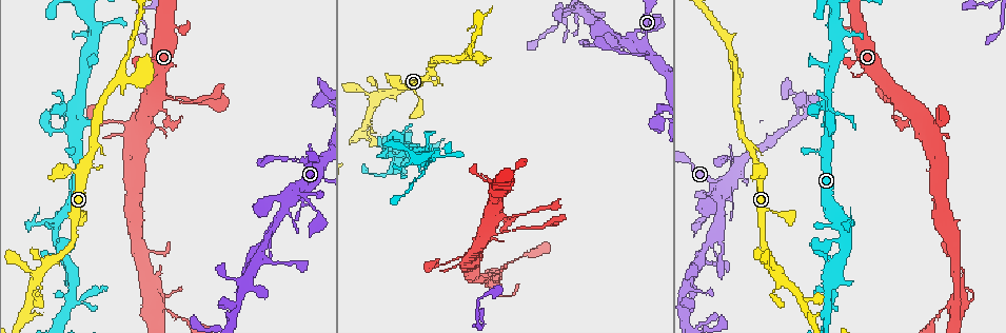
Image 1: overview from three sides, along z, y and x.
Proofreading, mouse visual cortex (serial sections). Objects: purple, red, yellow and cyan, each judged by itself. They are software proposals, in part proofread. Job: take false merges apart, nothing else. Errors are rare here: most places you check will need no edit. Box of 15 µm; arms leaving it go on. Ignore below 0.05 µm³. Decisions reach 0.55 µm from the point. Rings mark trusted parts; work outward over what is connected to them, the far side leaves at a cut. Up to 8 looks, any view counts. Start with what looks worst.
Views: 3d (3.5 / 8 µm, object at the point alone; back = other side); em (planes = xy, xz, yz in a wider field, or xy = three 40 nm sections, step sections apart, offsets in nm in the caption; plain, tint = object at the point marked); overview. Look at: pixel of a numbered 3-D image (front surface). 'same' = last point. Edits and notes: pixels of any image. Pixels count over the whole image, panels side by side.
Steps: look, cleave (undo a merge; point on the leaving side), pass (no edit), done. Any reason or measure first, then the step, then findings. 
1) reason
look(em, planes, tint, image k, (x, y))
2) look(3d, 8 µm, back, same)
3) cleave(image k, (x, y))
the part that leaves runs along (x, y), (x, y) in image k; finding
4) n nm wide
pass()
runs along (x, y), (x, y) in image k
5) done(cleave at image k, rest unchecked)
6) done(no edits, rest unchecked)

three arms meet
look(3d, 3.5 µm, image 1, (412, 88))

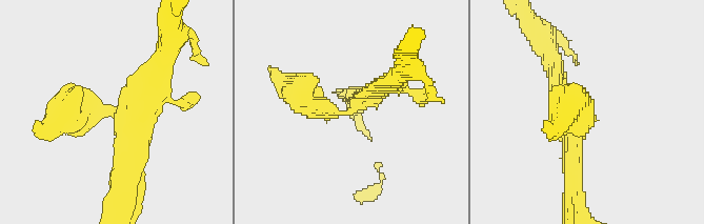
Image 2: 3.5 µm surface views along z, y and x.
3 arms; arms of 300, 300, 350 nm
look(em, xy, step 3, tint, image 2, (345, 112))

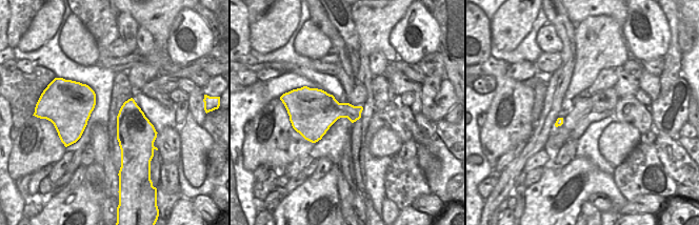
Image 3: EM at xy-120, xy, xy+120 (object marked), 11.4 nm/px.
pass()
runs along (127, 164), (121, 113), (49, 125) in image 2; continuous, no second cell

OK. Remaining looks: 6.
thin neck
look(3d, 8 µm, image 1, (732, 168))

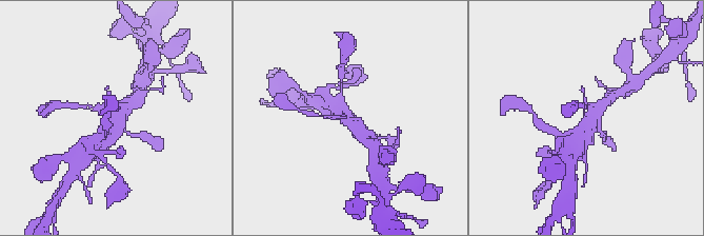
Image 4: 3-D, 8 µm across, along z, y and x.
closer look
look(3d, 3.5 µm, image 4, (343, 119))

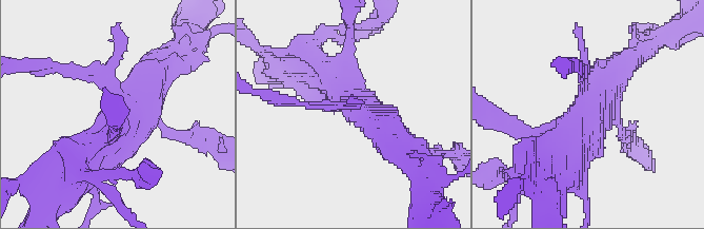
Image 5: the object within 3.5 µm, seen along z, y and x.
look(em, planes, tint, image 5, (582, 94))

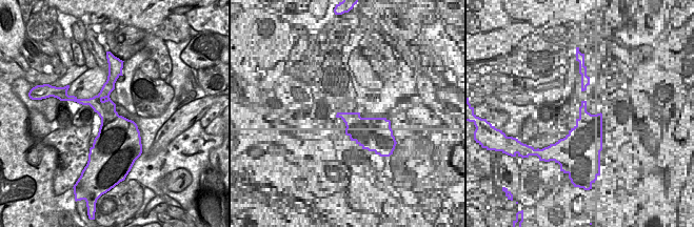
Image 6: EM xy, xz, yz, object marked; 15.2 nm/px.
pass()
runs along (532, 130), (570, 133), (627, 61) in image 5; one cell here

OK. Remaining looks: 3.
sharp bend
look(3d, 3.5 µm, image 1, (35, 294))

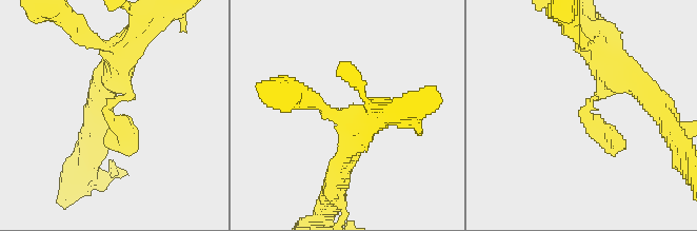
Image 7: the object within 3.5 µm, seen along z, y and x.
need the tissue
look(em, xy, step 2, tint, image 7, (110, 108))

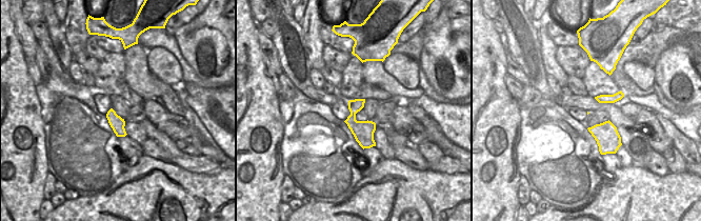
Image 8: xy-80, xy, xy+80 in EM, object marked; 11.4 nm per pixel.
look(em, xy, step 3, tint, same)

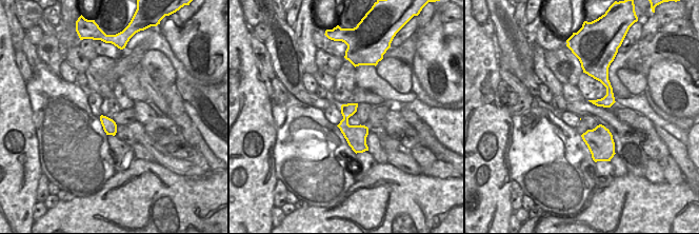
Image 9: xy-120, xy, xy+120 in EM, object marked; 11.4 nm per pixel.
pass()
one cell here

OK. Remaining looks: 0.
done(no edits, rest unchecked)

